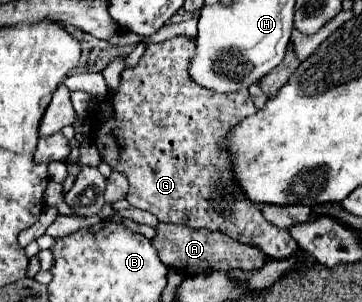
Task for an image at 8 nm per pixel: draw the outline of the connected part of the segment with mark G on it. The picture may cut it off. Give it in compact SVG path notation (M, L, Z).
M173 37L165 43L149 45L139 65L123 71L119 91L109 97L115 113L109 119L97 121L99 127L91 129L93 141L103 161L107 161L113 171L127 175L127 201L137 209L153 213L161 223L181 223L193 229L221 231L235 241L259 247L271 259L289 259L299 247L297 241L285 229L275 229L275 225L265 221L259 205L253 205L245 199L231 175L229 155L217 145L227 137L233 125L257 111L251 95L247 89L241 89L237 93L213 93L199 87L187 73L187 63L193 53L193 39L187 37Z

